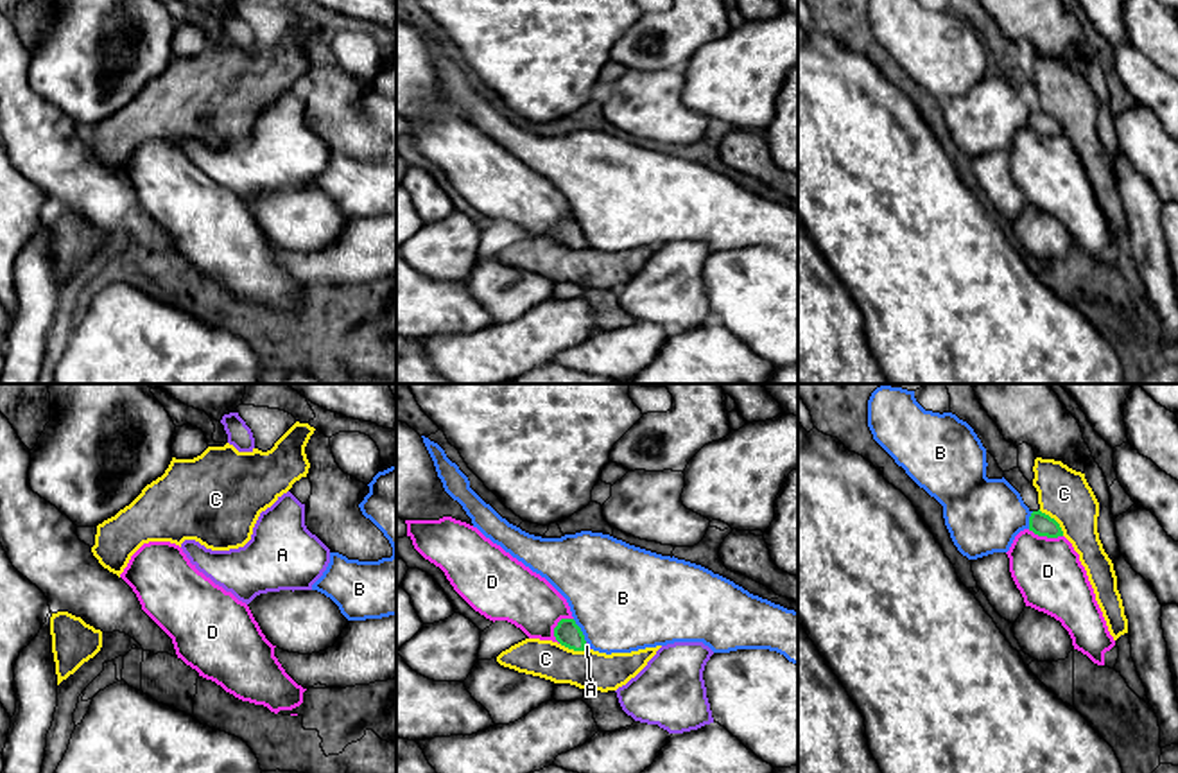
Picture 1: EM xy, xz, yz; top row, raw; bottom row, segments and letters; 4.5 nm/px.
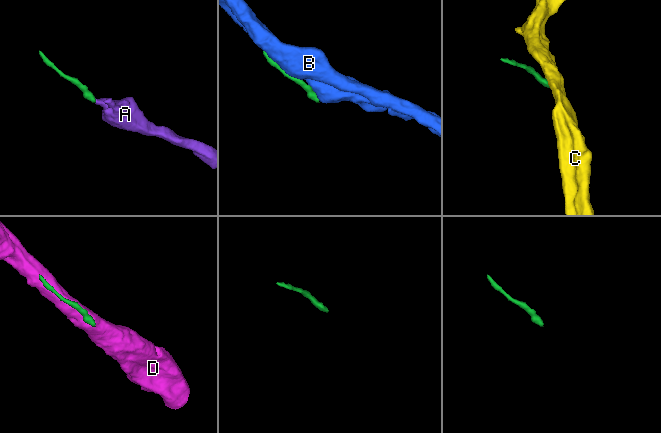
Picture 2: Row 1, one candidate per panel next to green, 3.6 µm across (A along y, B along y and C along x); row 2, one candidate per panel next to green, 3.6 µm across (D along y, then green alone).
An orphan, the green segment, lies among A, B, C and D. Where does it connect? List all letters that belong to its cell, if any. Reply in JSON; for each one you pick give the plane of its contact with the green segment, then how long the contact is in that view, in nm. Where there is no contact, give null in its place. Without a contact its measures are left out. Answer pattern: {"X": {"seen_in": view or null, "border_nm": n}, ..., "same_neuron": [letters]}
{"A": {"seen_in": "xz", "border_nm": 40}, "same_neuron": ["A"]}

